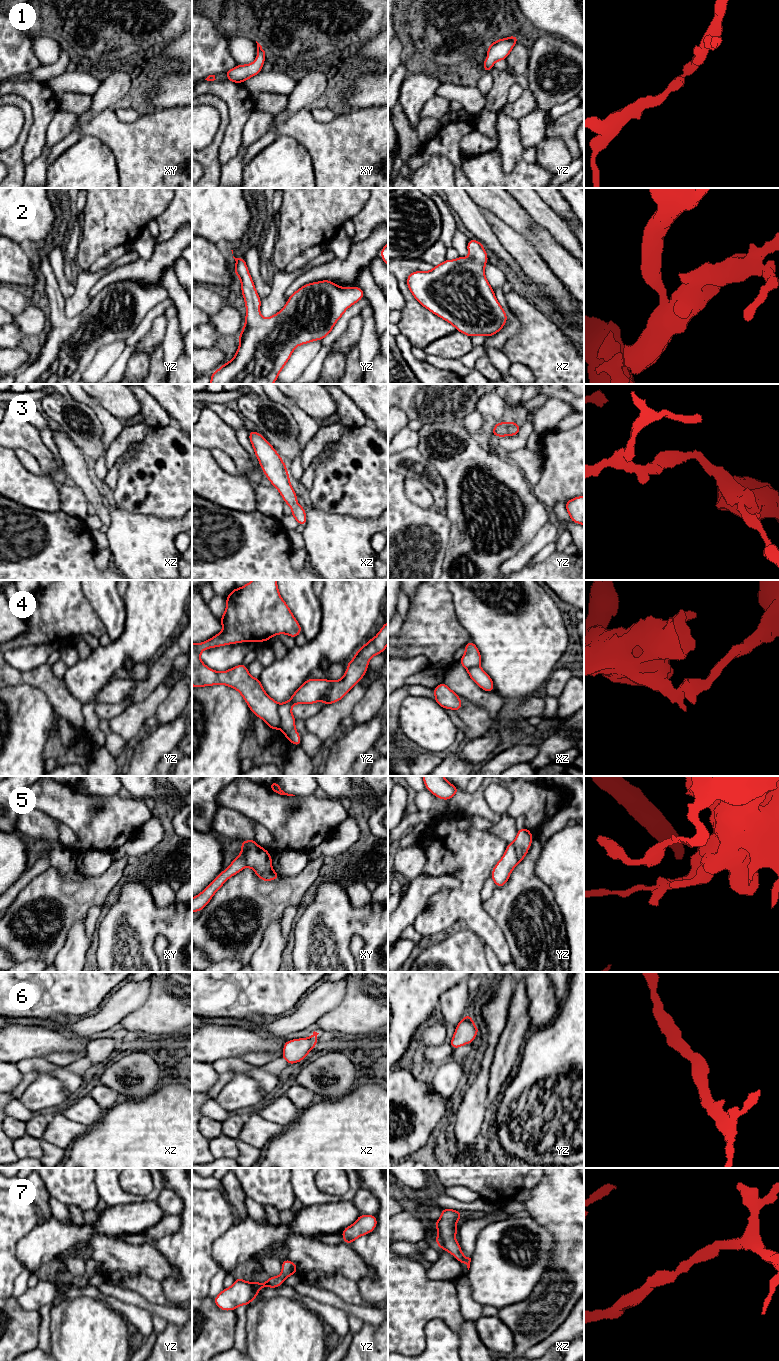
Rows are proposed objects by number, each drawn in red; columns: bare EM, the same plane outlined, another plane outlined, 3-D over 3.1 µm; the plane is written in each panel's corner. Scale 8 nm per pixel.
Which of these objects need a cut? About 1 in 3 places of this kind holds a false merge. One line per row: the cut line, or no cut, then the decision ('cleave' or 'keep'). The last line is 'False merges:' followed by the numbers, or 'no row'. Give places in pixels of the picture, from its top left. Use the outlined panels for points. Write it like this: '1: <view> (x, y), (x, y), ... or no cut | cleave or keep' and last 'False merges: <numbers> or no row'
1: no cut | keep
2: no cut | keep
3: no cut | keep
4: yz (278, 704), (279, 727) | cleave
5: xy (255, 843), (246, 852), (246, 865) | cleave
6: no cut | keep
7: no cut | keep
False merges: 4, 5

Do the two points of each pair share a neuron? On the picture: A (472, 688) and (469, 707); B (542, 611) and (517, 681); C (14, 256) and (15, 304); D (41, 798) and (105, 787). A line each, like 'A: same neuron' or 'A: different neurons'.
A: different neurons
B: same neuron
C: different neurons
D: different neurons

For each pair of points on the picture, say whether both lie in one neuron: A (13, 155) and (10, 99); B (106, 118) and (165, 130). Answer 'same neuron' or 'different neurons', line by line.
A: same neuron
B: same neuron

